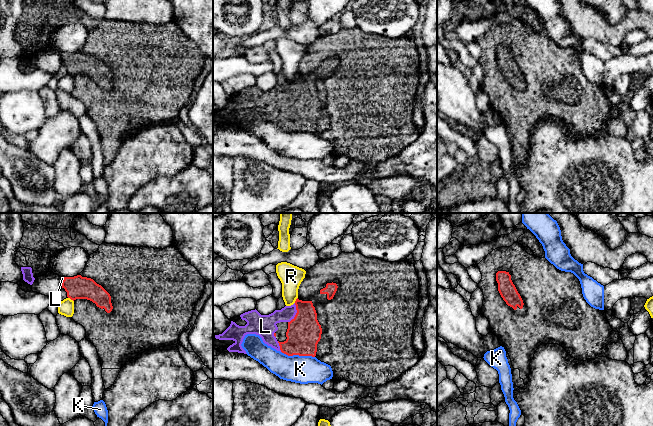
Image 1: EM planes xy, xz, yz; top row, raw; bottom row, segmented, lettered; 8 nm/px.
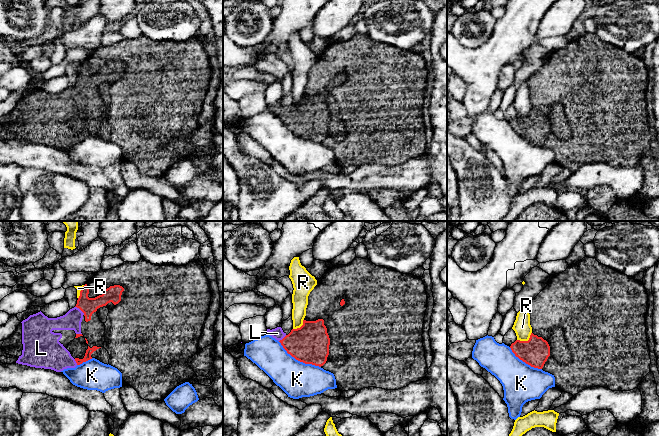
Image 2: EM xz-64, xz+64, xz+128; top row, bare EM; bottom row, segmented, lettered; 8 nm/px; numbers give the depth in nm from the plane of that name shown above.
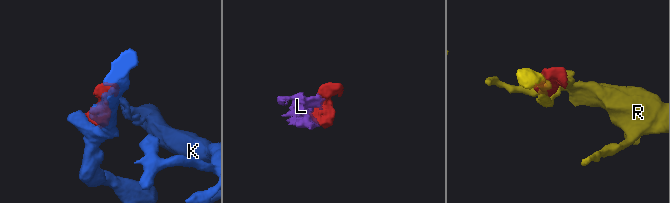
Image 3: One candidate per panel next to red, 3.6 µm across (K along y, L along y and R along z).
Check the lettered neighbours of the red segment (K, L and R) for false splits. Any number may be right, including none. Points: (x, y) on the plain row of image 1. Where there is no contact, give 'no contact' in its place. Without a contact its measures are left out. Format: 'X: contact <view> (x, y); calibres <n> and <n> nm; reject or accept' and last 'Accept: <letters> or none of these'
K: contact xz (298, 130); calibres 280 and 220 nm; reject
L: contact xz (296, 89); calibres 280 and 140 nm; accept
R: contact xy (71, 75); calibres 190 and 130 nm; reject
Accept: L

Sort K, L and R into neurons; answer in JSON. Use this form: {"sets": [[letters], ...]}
{"sets": [["K"], ["L"], ["R"]]}

